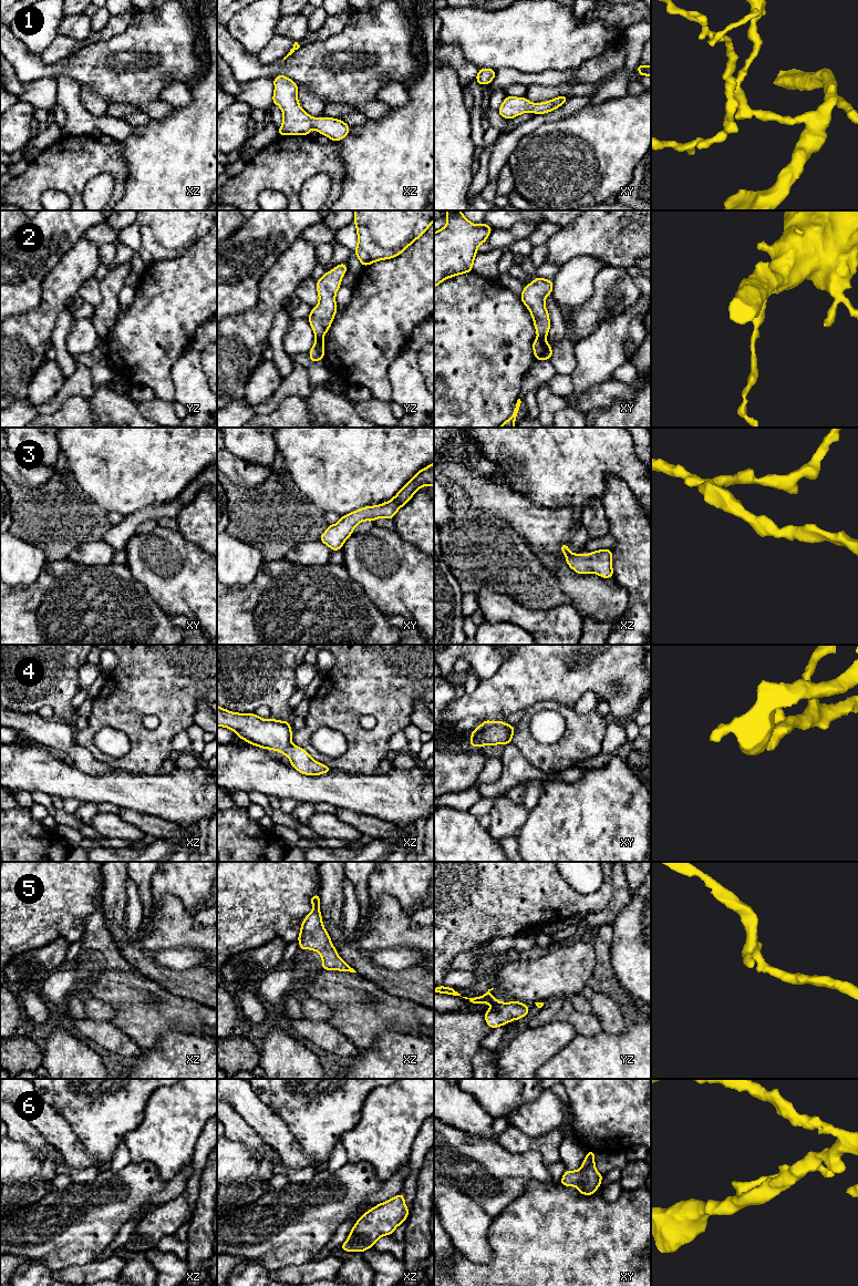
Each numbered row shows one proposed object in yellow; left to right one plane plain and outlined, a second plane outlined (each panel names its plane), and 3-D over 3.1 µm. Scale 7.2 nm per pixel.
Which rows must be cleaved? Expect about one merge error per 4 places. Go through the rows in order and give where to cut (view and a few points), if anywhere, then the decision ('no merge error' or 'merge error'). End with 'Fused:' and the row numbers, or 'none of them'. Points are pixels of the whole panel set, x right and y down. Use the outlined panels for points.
1: cut none; no merge error
2: cut xy (538, 337), (545, 340); merge error
3: cut none; no merge error
4: cut none; no merge error
5: cut none; no merge error
6: cut none; no merge error
Fused: 2

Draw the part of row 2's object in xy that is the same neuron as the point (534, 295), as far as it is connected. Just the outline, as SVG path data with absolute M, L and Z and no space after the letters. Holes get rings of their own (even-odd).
M536 277L531 284L524 287L520 297L524 305L530 311L538 338L544 340L546 340L550 329L550 320L545 306L545 299L552 292L552 282L554 280Z

